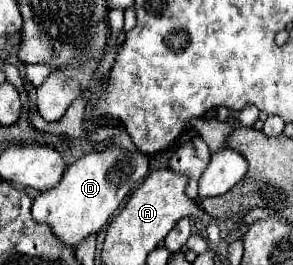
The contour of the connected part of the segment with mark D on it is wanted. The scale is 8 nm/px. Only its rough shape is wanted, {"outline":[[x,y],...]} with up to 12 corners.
{"outline":[[89,152],[33,200],[65,246],[97,234],[149,174],[143,152]]}

